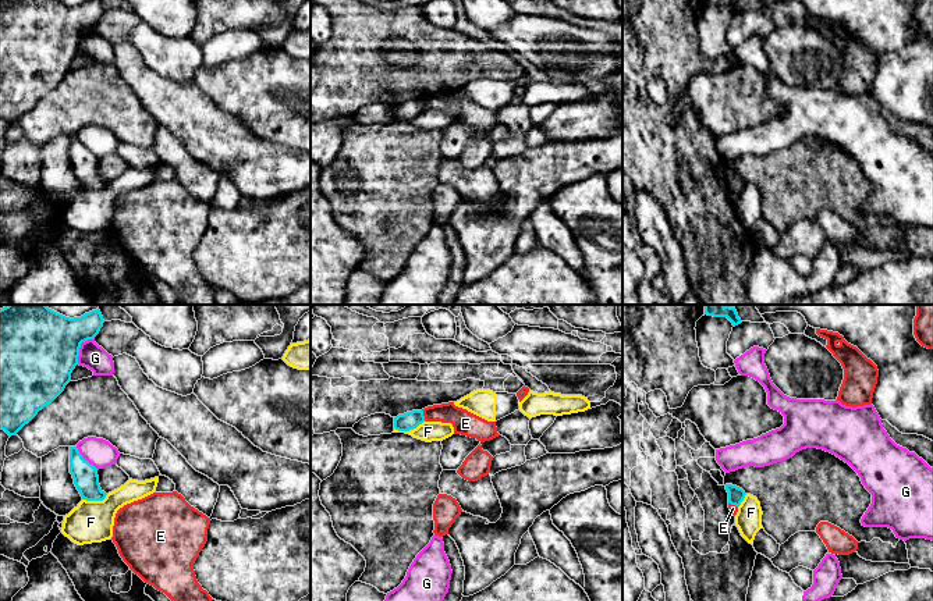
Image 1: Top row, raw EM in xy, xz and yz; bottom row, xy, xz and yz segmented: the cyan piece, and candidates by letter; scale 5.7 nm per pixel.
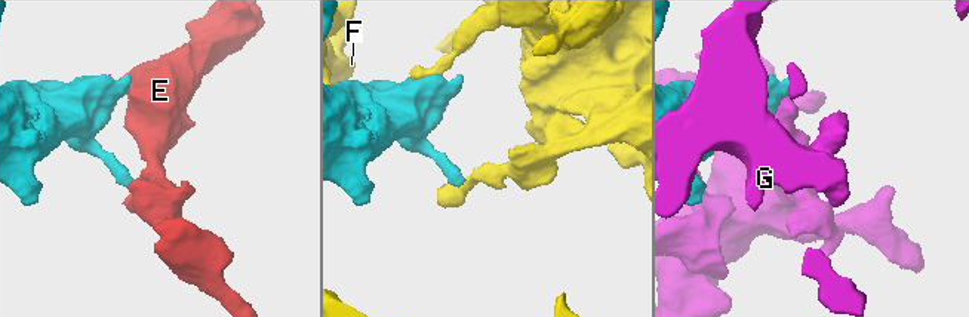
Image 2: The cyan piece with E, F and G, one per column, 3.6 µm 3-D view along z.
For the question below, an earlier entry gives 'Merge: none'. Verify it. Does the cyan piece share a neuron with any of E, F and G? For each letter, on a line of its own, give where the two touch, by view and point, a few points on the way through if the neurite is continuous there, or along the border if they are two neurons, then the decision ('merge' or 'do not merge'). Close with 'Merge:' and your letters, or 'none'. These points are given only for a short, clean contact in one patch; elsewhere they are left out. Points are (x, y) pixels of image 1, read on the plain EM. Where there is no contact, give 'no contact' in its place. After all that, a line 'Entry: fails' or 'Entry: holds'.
E: xz (422, 103) | along xz (422, 98), (425, 109) | do not merge
F: xz (408, 118) | do not merge
G: xy (80, 35) | do not merge
Merge: none
Entry: holds

